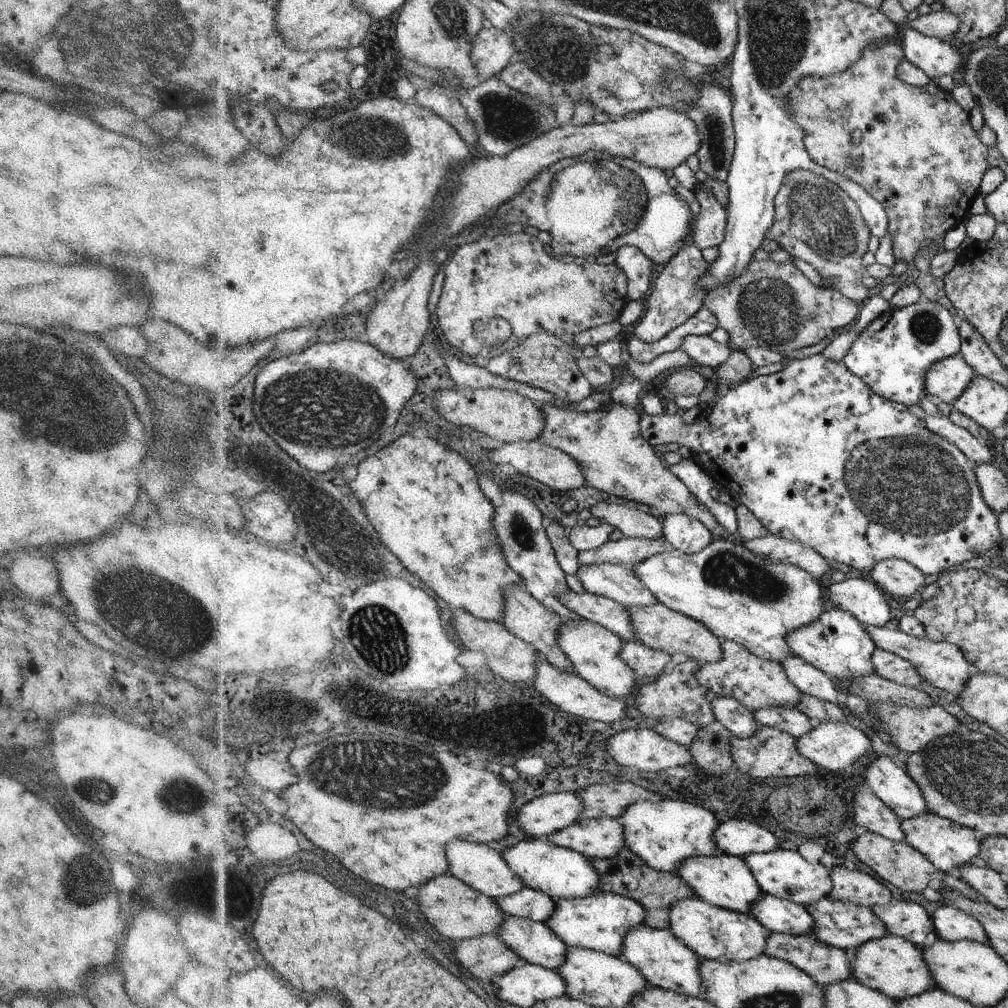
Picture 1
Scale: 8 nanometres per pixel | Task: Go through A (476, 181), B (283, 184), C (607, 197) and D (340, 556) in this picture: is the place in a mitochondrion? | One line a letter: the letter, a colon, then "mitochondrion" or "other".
A: other
B: other
C: mitochondrion
D: mitochondrion

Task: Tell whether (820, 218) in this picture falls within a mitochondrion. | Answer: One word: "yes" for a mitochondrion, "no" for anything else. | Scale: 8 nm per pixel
yes

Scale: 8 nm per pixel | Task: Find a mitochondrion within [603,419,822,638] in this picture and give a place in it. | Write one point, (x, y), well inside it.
(740, 574)

